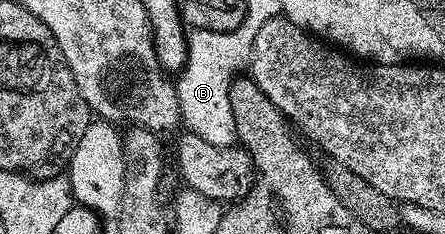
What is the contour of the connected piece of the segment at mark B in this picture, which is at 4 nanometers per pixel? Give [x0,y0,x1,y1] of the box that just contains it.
[175,21,258,146]

